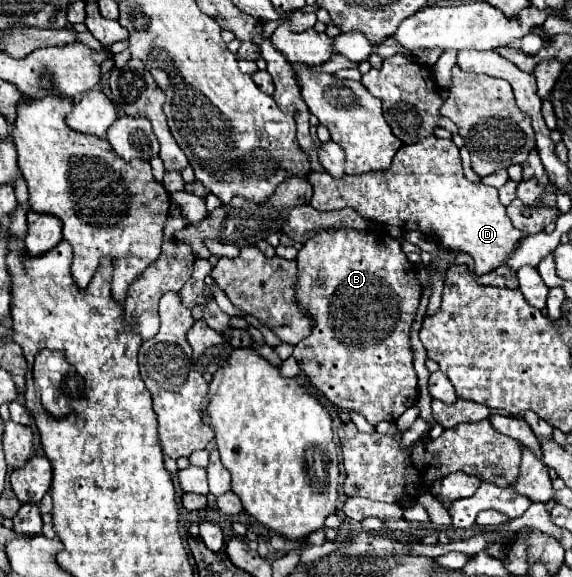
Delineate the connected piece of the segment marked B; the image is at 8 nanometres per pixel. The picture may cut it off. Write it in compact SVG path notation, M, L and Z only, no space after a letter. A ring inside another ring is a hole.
M382 229L320 231L302 245L296 263L296 303L312 319L312 333L294 347L300 369L324 397L348 411L360 413L370 425L394 421L418 399L418 377L412 367L408 339L422 293L416 267L406 259L400 243Z

